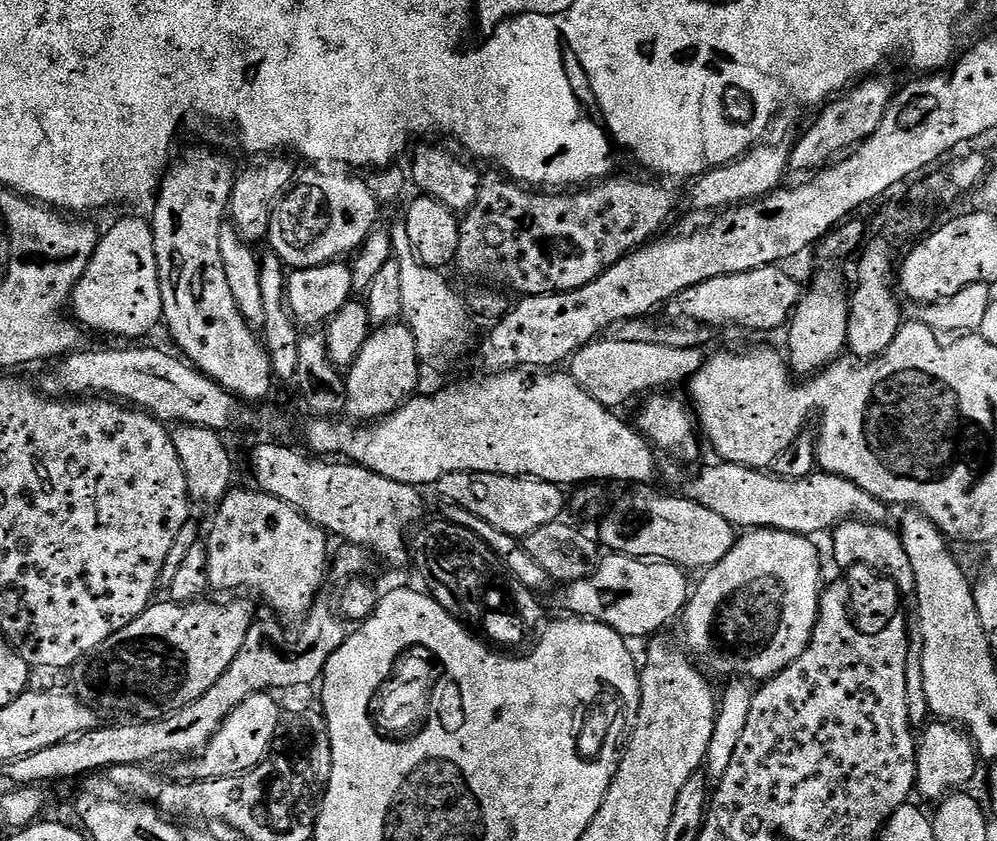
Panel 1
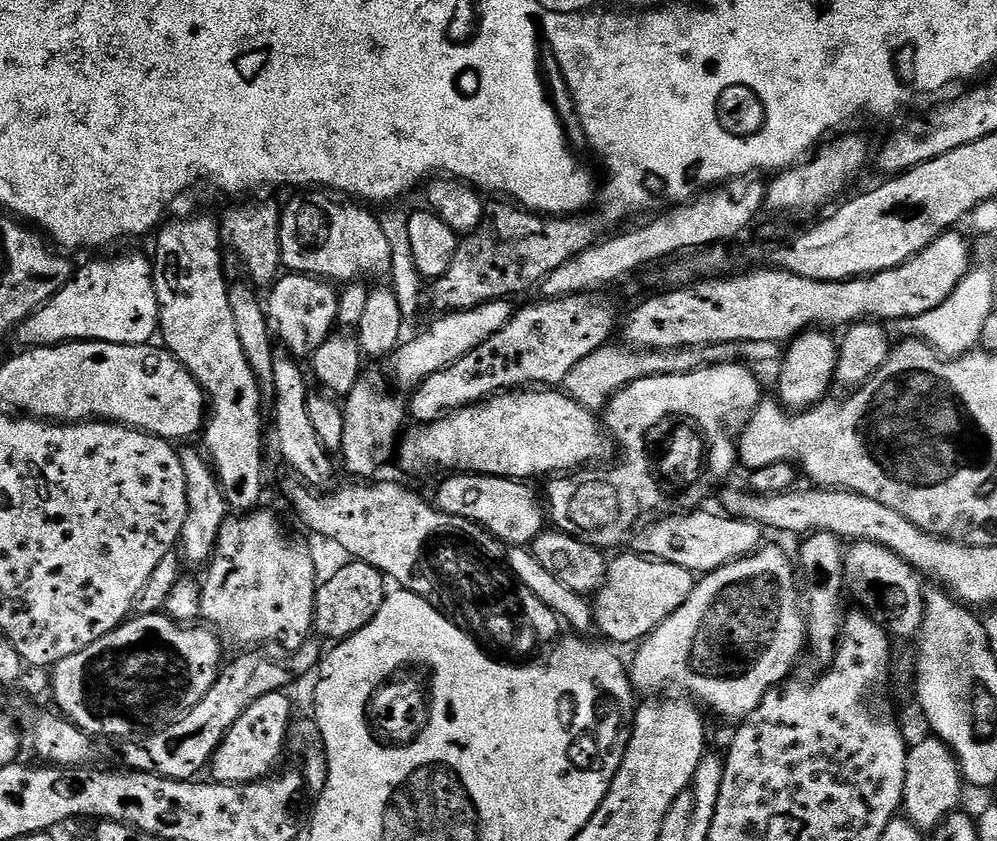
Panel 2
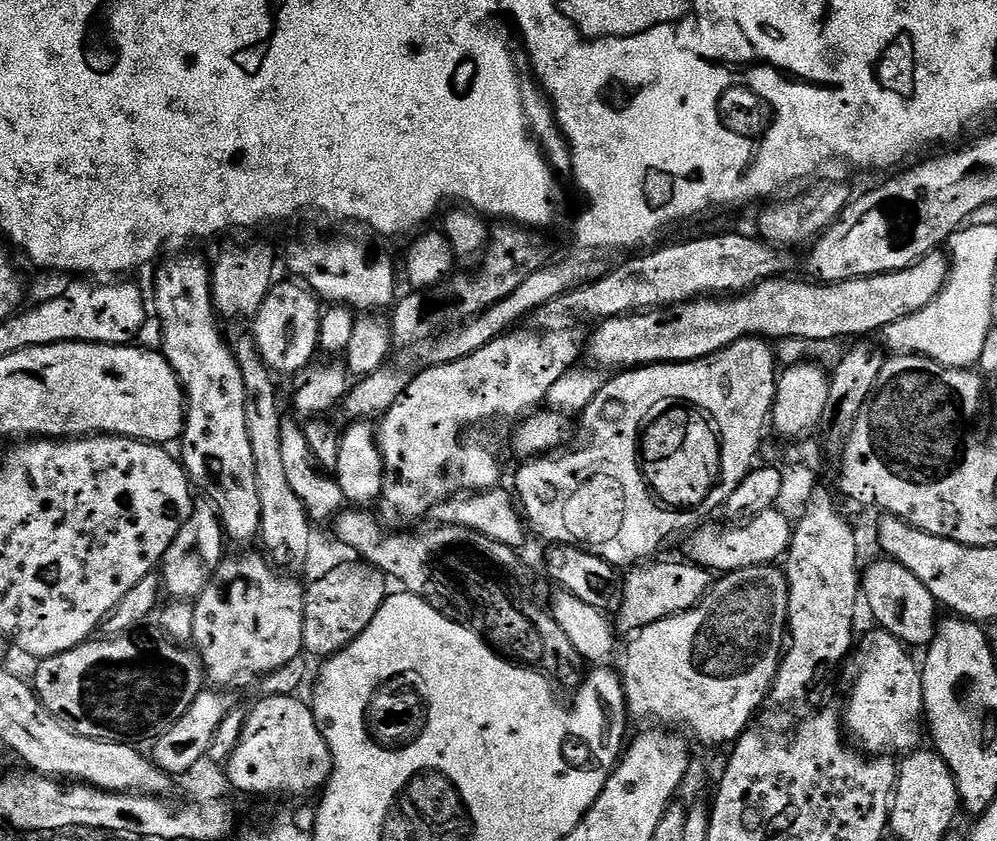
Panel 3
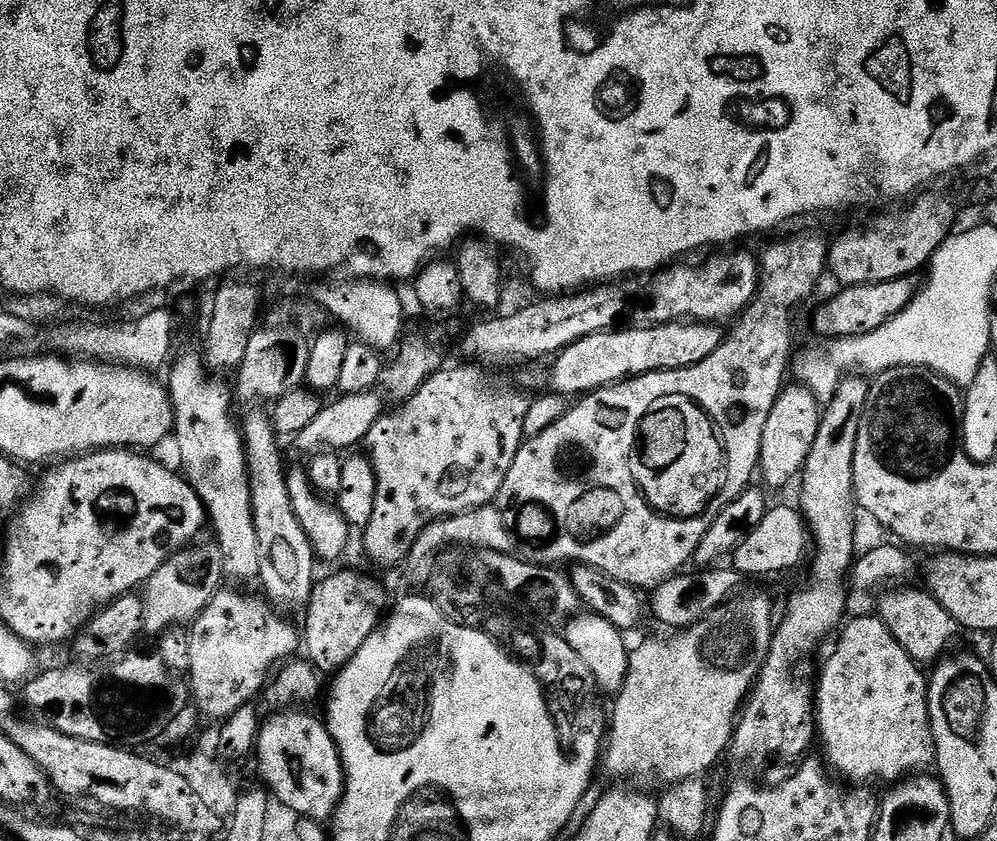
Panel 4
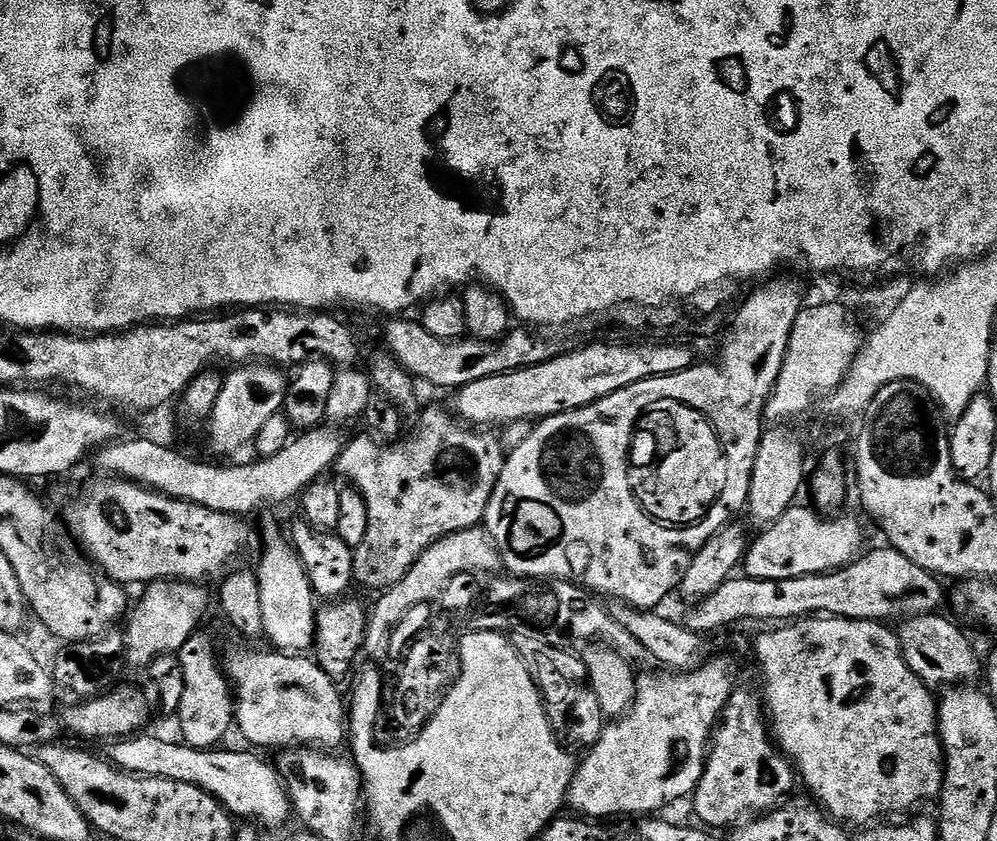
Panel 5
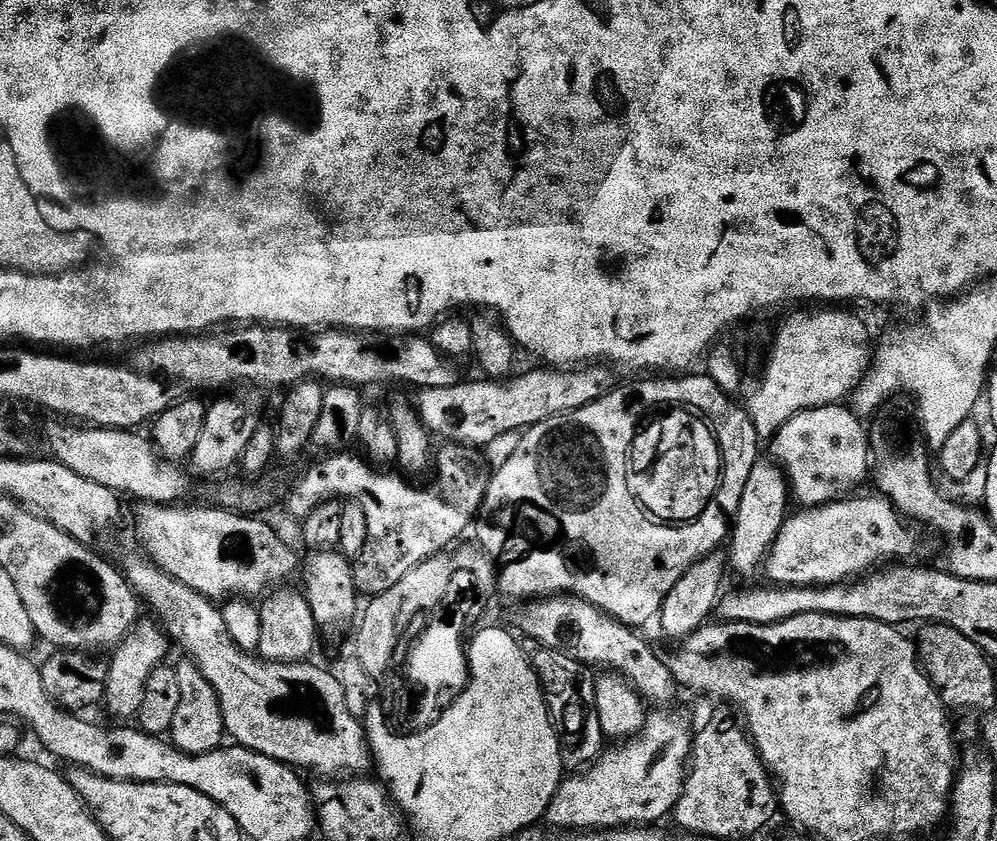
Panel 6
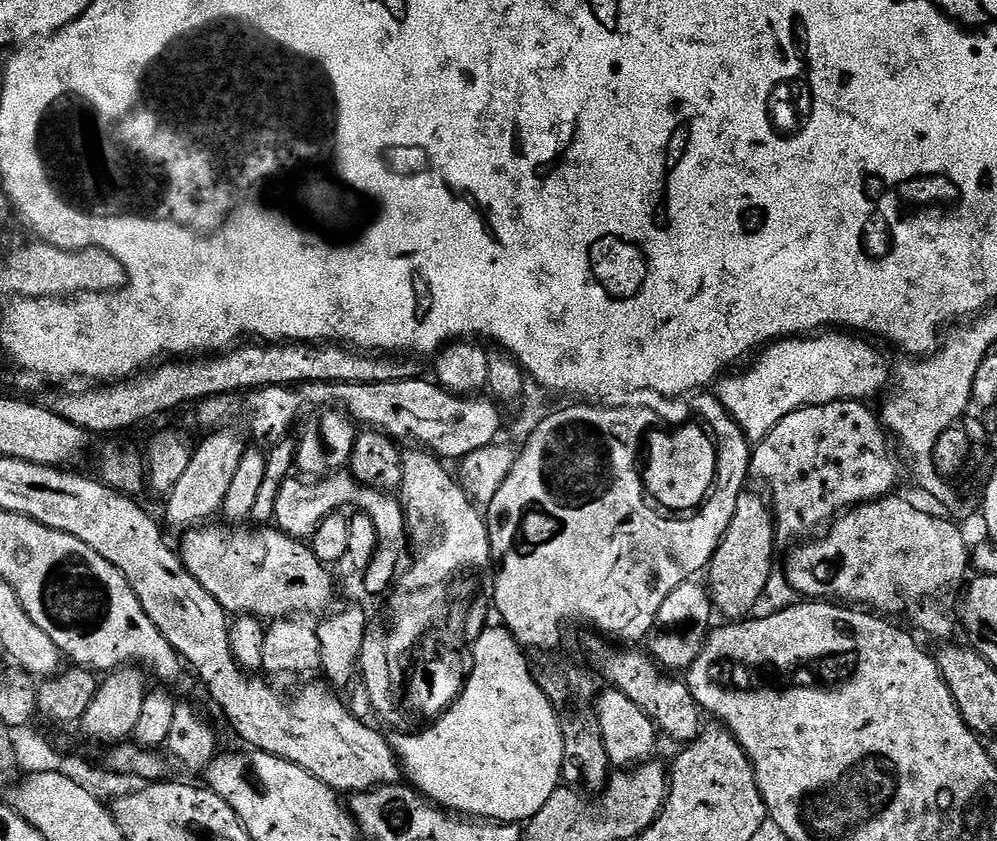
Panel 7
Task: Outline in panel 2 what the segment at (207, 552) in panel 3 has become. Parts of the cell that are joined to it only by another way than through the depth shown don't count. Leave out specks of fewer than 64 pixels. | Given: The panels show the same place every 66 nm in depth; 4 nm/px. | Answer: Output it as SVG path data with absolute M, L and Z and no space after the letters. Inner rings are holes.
M199 447L179 449L182 462L182 474L186 478L186 522L180 531L178 548L182 553L183 563L207 565L216 550L218 534L222 530L224 521L230 515L228 499L219 480L216 479L216 469L212 467L207 455Z

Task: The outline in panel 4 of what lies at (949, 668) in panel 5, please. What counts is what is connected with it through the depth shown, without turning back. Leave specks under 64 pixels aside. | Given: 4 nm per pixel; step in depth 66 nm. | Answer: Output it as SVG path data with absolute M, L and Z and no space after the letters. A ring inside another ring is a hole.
M900 586L883 593L878 619L894 634L894 638L906 650L911 660L921 666L932 666L945 655L958 633L956 619L935 600L931 592ZM944 652L944 653L943 653ZM928 664L928 665L927 665Z

